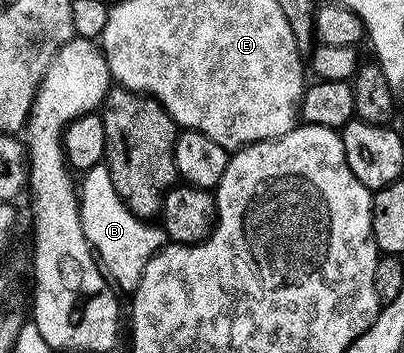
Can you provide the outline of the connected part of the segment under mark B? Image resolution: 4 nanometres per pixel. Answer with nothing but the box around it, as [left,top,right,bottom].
[78,163,164,295]

